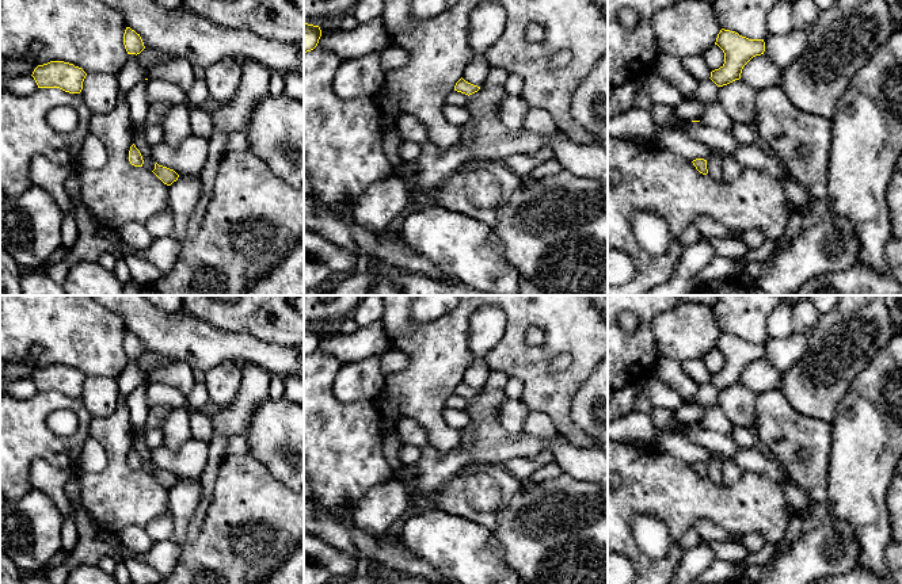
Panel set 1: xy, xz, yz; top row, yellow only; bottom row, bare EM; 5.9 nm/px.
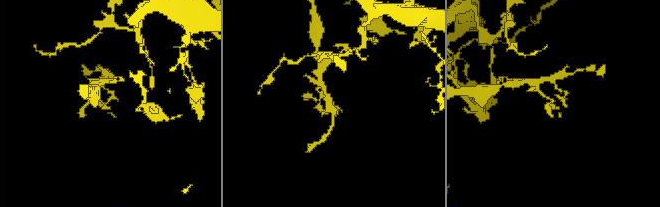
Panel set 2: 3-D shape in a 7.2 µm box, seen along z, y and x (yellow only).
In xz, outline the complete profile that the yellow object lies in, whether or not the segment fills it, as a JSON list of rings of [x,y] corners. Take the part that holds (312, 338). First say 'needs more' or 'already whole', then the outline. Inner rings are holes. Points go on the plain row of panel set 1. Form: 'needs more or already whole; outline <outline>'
already whole; outline [[[304,327],[304,356],[313,354],[321,340],[319,329]]]

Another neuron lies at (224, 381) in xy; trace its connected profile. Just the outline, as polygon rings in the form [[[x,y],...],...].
[[[221,362],[205,371],[205,385],[209,392],[210,408],[227,408],[239,394],[243,369],[235,362]]]

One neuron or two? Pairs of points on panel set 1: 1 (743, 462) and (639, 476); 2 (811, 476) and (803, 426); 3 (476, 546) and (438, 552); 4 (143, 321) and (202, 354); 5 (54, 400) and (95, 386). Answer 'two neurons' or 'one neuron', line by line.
1: two neurons
2: one neuron
3: one neuron
4: one neuron
5: two neurons

